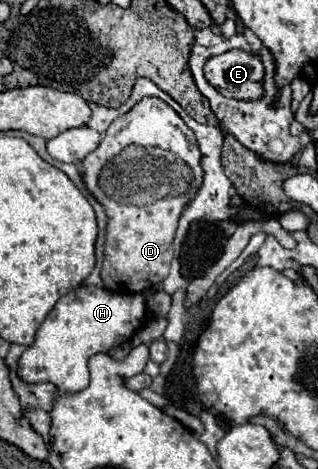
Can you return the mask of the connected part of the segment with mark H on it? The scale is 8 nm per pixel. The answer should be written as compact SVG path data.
M79 286L61 296L49 316L37 330L35 342L21 354L17 376L27 384L53 382L59 392L75 394L89 386L87 360L93 354L109 352L111 348L131 340L143 326L145 298L143 294L119 294L97 286Z

